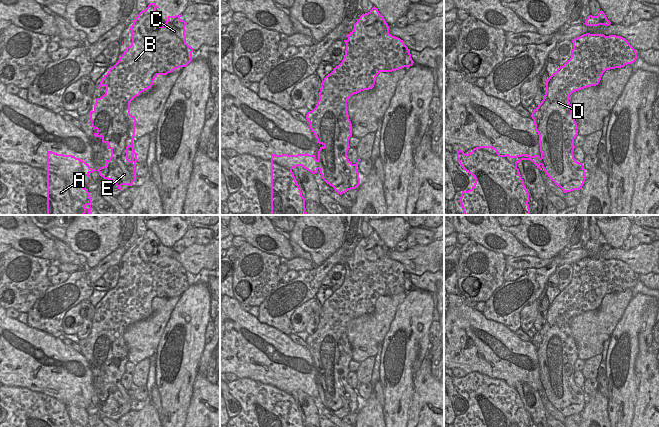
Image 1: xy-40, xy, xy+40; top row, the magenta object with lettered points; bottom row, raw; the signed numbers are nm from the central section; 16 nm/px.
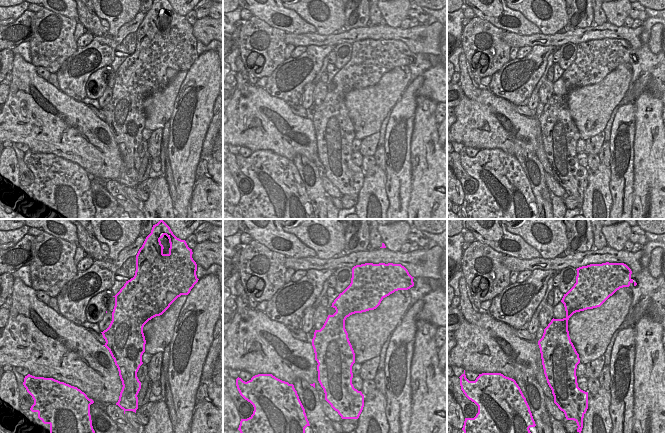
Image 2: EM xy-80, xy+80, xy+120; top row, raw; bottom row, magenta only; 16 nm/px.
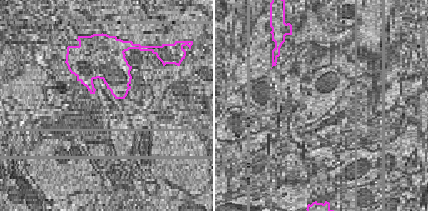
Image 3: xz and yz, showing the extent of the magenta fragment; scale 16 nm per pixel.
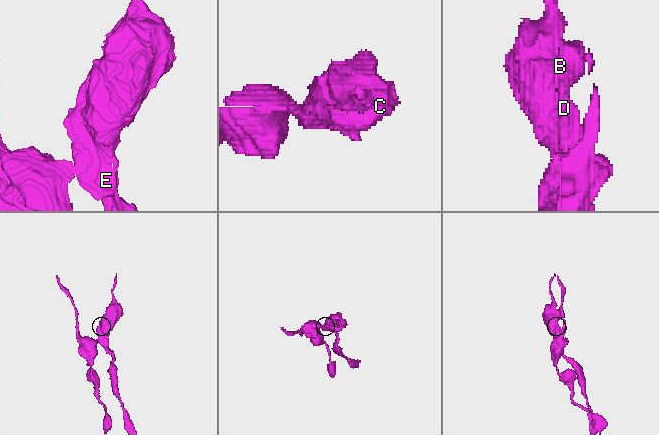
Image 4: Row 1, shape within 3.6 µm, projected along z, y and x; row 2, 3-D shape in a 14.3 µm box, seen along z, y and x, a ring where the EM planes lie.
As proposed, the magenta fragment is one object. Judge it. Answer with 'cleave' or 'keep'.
cleave

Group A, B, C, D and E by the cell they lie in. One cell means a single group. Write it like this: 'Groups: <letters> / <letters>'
Groups: A / B C D E.

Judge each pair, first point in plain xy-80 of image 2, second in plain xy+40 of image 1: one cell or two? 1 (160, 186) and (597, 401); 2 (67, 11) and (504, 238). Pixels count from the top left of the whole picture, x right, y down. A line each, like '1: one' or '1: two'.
1: one
2: one

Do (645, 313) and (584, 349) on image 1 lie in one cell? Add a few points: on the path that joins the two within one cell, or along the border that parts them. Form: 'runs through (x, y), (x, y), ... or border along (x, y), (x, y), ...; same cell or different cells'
border along (623, 313), (609, 339); different cells

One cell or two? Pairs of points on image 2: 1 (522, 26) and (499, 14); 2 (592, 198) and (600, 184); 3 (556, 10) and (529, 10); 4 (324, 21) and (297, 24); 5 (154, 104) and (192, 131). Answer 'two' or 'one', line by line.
1: one
2: one
3: one
4: two
5: two

